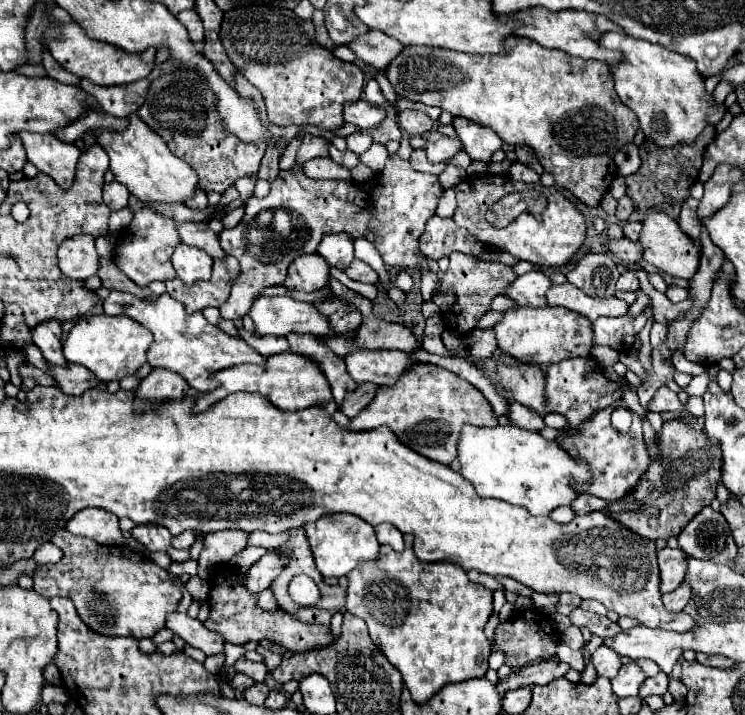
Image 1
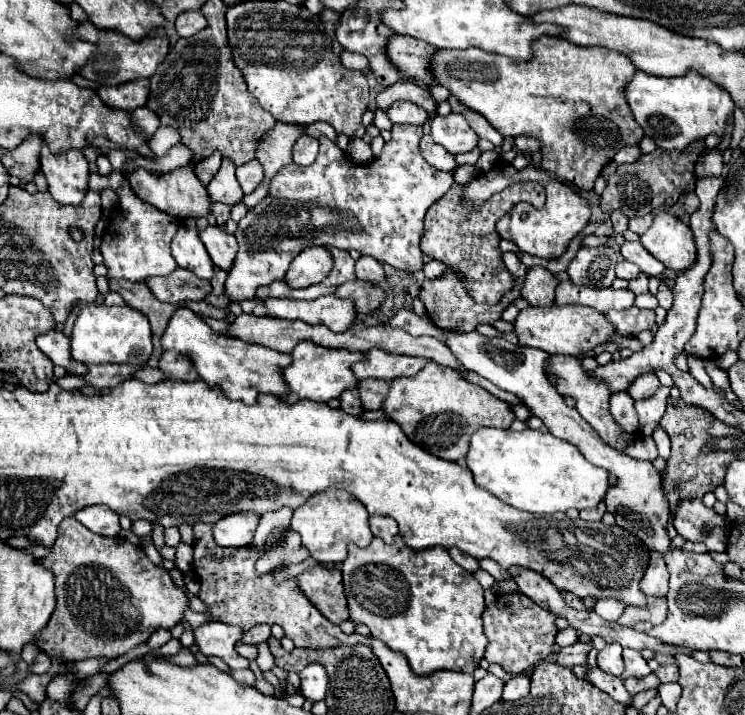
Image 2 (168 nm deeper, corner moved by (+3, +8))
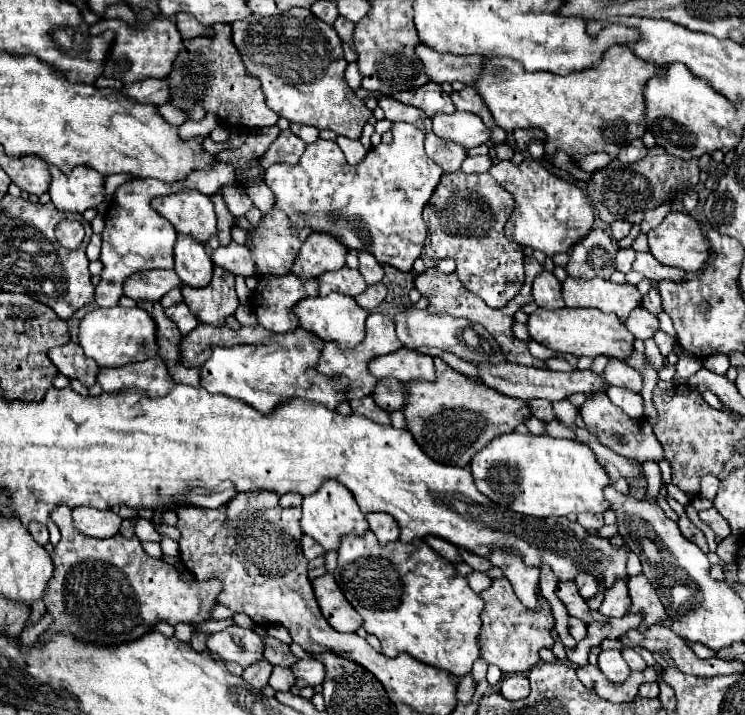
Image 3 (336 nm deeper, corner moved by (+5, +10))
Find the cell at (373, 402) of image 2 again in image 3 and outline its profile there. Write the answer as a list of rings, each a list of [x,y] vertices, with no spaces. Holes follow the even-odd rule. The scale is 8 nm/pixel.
[[[382,379],[378,381],[374,393],[372,393],[372,399],[378,407],[382,407],[384,411],[398,411],[402,409],[404,405],[404,387],[400,381],[394,381],[394,379]]]

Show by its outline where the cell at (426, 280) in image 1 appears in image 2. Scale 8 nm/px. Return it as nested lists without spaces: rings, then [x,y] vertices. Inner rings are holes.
[[[394,125],[392,139],[384,145],[382,155],[374,157],[366,165],[354,163],[344,151],[340,151],[328,137],[320,137],[320,153],[316,161],[308,167],[288,163],[272,179],[264,201],[260,201],[248,215],[238,223],[236,241],[240,253],[228,271],[226,295],[232,301],[254,299],[254,291],[260,285],[270,285],[274,281],[284,281],[284,275],[292,259],[312,245],[338,247],[344,251],[356,249],[362,255],[370,255],[380,263],[388,263],[396,269],[414,273],[424,265],[424,255],[420,251],[420,237],[424,233],[424,215],[432,203],[436,203],[454,183],[450,173],[438,171],[426,163],[420,153],[422,127],[416,125]]]

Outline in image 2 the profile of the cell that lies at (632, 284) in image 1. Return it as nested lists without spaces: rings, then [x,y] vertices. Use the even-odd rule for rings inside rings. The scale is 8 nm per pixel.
[[[622,261],[616,265],[616,277],[620,277],[620,279],[636,279],[638,273],[640,273],[640,269],[634,263]]]

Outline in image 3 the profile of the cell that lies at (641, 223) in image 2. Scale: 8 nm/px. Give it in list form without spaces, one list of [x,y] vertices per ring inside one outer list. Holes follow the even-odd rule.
[[[660,205],[660,207],[656,207],[656,209],[650,209],[650,211],[644,215],[644,221],[640,223],[640,231],[642,231],[642,233],[648,233],[654,225],[658,225],[658,223],[666,217],[668,211],[670,211],[670,205]]]

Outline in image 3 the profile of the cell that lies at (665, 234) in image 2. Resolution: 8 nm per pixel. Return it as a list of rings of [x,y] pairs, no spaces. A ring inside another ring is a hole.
[[[668,213],[666,219],[648,233],[648,247],[662,265],[678,267],[682,271],[698,271],[710,257],[710,243],[688,213]]]

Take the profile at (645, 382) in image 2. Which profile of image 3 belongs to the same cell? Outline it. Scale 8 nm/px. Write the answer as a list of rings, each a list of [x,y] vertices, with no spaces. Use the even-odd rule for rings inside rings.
[[[610,359],[610,363],[606,365],[606,383],[616,385],[616,387],[626,387],[630,391],[640,393],[642,375],[636,369],[632,369],[630,365],[626,365],[624,361]]]

